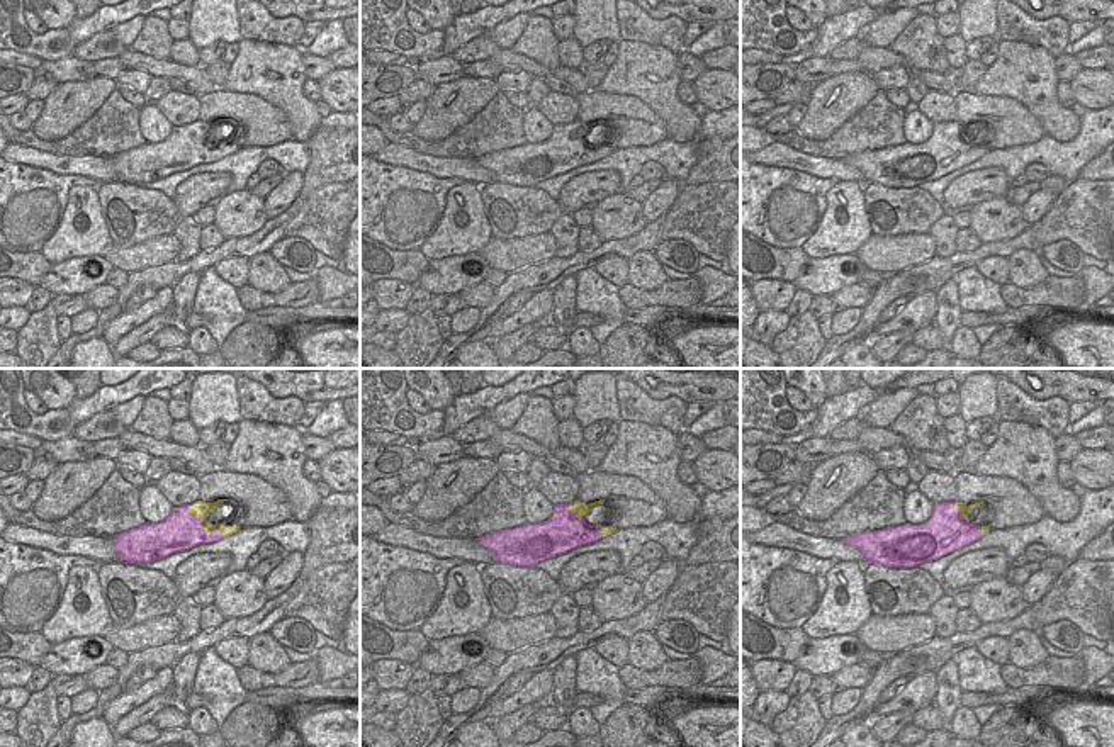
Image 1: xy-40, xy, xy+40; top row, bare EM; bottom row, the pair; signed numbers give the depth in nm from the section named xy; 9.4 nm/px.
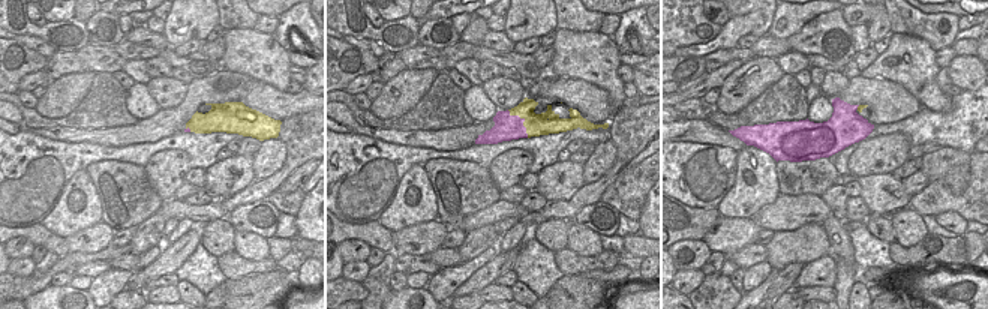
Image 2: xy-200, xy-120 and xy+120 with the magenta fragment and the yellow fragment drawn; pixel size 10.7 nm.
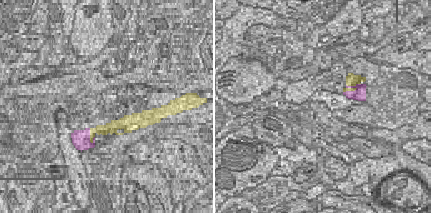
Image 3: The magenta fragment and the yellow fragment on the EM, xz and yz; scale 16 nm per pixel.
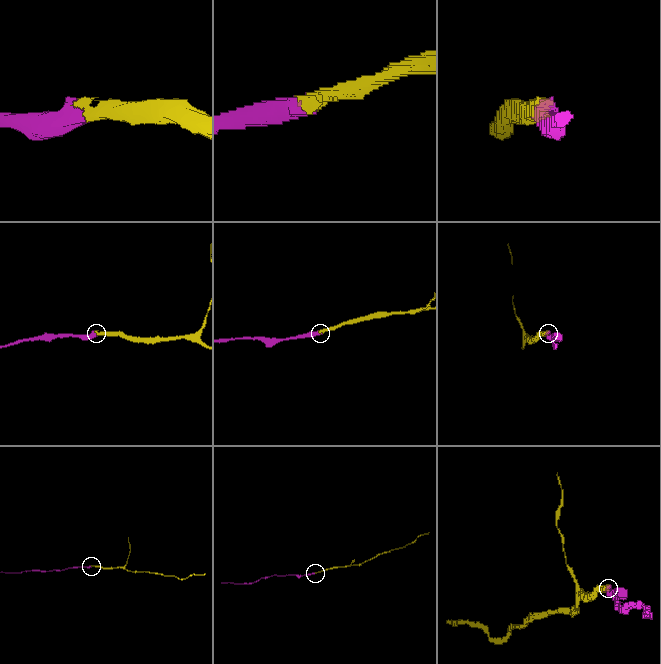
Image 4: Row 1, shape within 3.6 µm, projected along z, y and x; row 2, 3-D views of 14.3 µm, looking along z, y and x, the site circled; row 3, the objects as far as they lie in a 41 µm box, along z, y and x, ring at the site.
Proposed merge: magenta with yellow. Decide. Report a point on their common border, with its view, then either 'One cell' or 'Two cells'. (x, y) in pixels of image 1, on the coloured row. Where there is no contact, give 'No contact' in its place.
Touches magenta at xy-40 (204, 523). One cell

